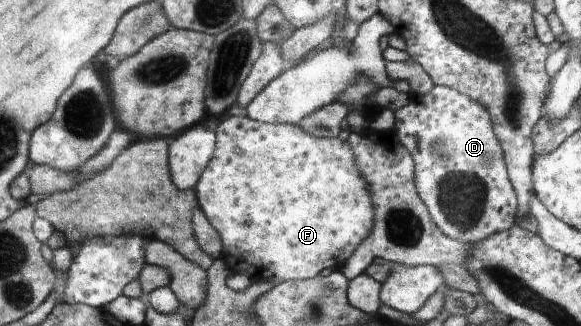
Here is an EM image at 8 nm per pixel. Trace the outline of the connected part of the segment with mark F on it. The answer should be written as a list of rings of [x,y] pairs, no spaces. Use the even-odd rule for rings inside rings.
[[[233,115],[219,123],[216,135],[215,157],[210,166],[207,167],[206,173],[202,175],[197,191],[200,207],[205,210],[222,239],[223,251],[221,251],[220,256],[226,260],[228,273],[246,273],[252,281],[259,281],[259,279],[269,280],[275,277],[277,279],[311,279],[317,277],[325,267],[327,269],[332,267],[335,271],[341,271],[354,251],[366,241],[366,237],[374,227],[374,201],[371,199],[368,183],[355,163],[355,155],[350,148],[350,143],[347,140],[342,141],[338,136],[316,138],[307,133],[300,125],[266,124],[239,115]]]

